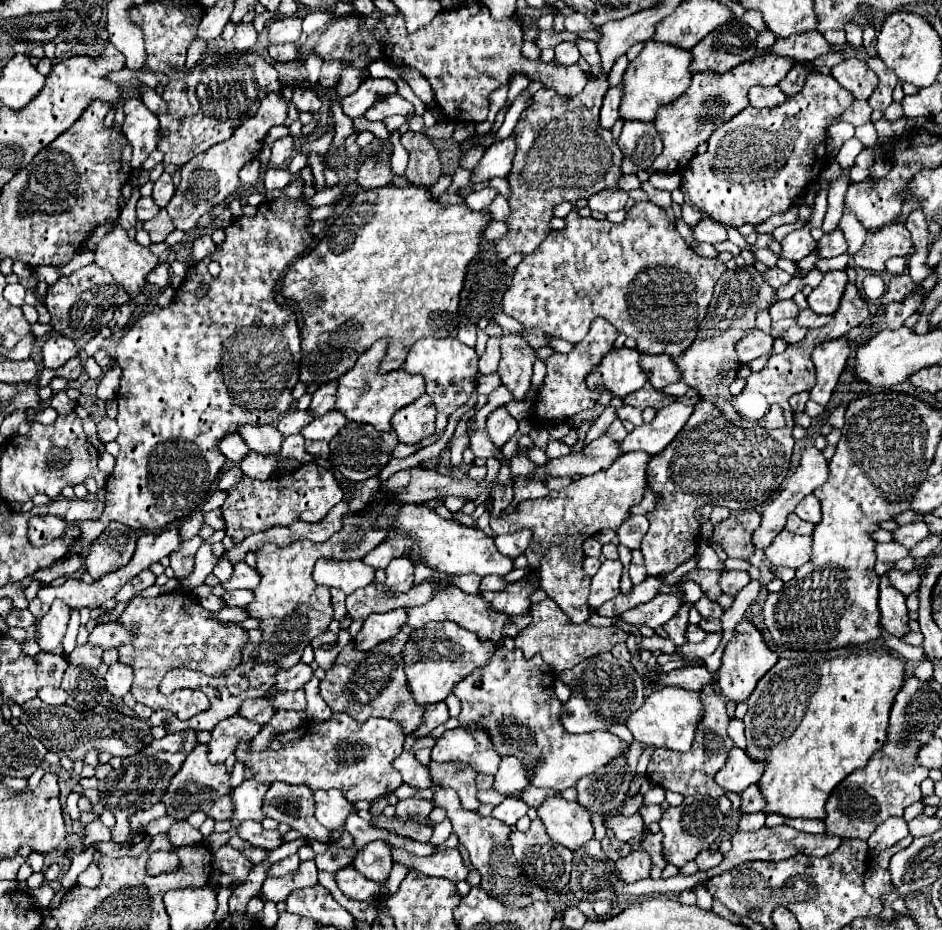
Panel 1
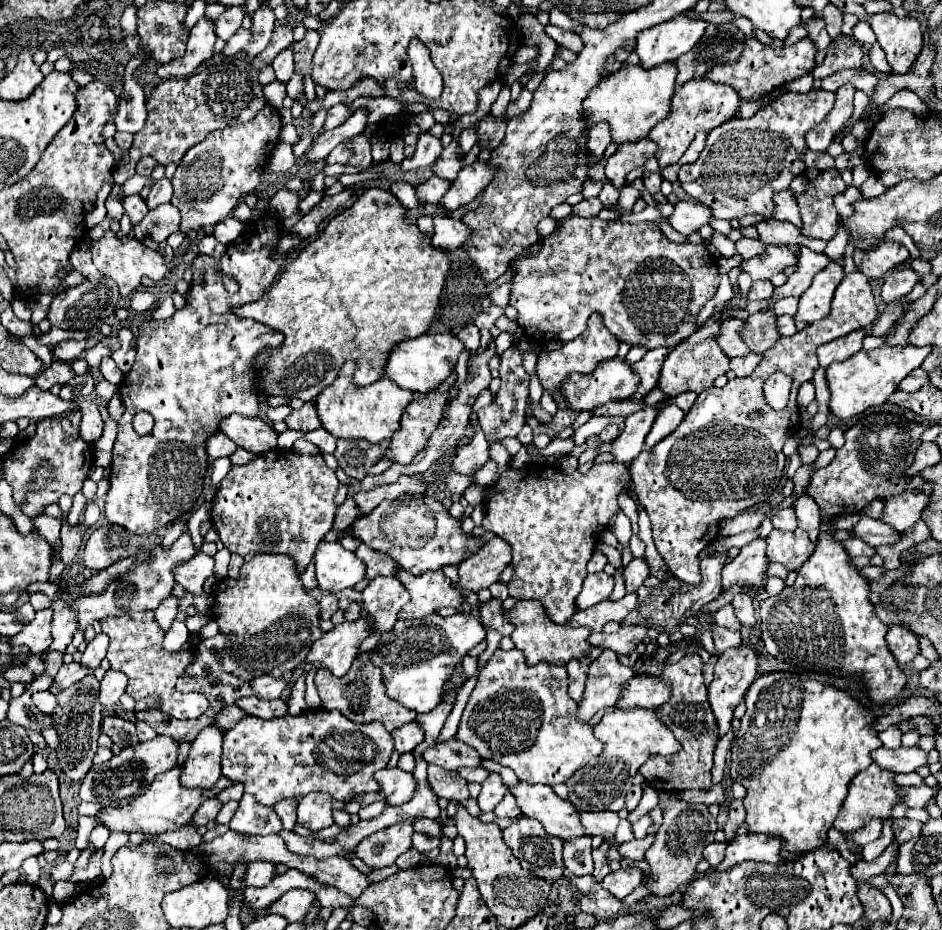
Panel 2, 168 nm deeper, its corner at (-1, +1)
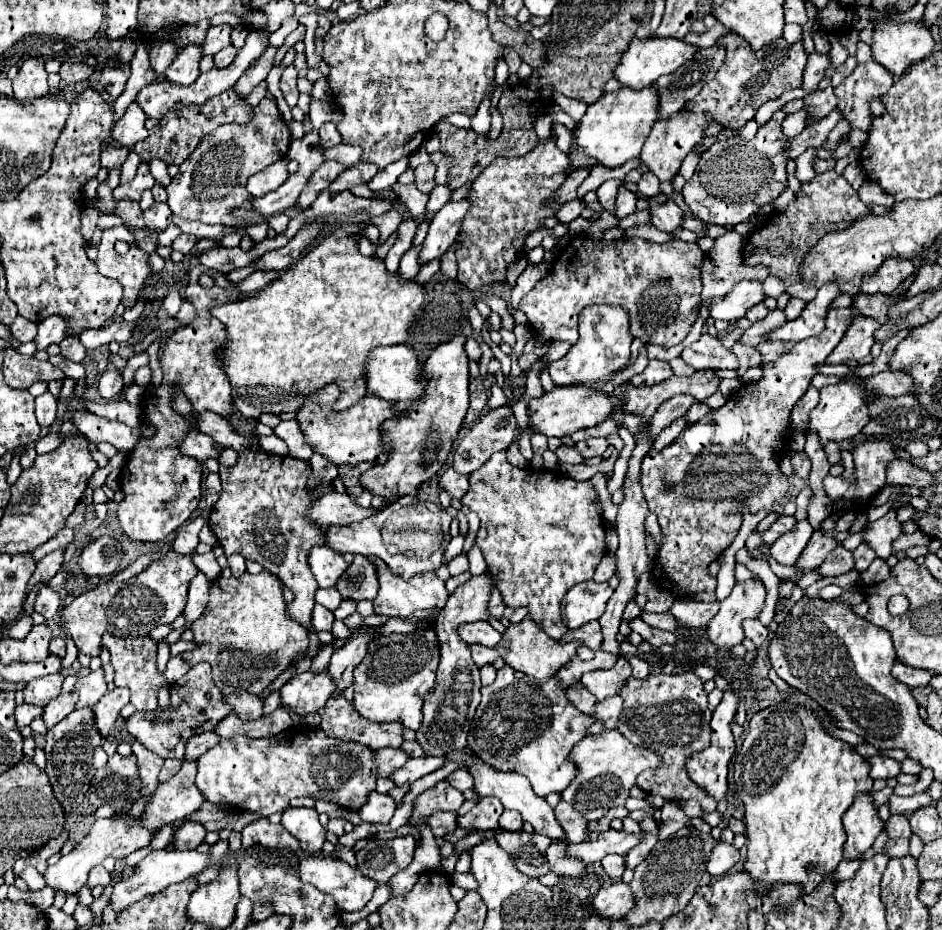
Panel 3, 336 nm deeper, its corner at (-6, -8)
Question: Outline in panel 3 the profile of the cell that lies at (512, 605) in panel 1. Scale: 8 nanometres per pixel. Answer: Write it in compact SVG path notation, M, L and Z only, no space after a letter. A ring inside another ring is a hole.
M471 646L471 654L473 654L473 660L479 668L493 664L501 656L499 648L487 648L487 646Z

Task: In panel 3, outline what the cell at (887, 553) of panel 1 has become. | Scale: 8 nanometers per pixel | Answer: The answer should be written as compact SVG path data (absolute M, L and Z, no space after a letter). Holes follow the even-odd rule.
M837 546L827 554L823 564L817 568L817 574L823 578L831 578L831 576L845 574L849 570L853 570L853 554L843 546Z

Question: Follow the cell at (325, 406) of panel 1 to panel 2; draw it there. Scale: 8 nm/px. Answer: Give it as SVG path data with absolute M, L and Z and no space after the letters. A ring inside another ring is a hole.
M314 401L304 403L302 409L296 409L292 415L288 415L286 423L290 429L296 429L296 431L310 431L310 429L318 429L322 425L320 417L316 413Z

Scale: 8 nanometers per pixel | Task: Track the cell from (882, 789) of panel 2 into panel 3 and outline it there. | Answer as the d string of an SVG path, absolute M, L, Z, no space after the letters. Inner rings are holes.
M859 794L855 804L845 812L843 826L847 842L843 844L843 860L859 860L881 832L881 820L873 806L871 794Z

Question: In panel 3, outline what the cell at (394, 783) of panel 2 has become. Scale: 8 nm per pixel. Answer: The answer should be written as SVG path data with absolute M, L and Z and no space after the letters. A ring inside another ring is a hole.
M371 792L367 796L367 802L359 808L359 818L369 824L379 824L379 822L389 822L395 812L395 802L387 798L387 794Z

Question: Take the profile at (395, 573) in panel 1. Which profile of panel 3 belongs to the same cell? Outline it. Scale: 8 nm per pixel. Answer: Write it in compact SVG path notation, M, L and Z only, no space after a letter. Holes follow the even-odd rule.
M357 632L351 634L351 638L345 642L343 648L335 650L327 674L335 682L333 694L343 694L351 684L353 684L353 668L363 660L363 654L367 652L367 644L375 640L373 634L367 632Z

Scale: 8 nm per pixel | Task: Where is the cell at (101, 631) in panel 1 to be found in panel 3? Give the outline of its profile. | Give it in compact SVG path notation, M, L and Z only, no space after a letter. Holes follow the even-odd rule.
M95 670L95 672L89 672L87 676L79 678L73 692L79 696L75 708L87 708L87 706L95 706L103 694L107 692L107 684L103 680L103 670Z

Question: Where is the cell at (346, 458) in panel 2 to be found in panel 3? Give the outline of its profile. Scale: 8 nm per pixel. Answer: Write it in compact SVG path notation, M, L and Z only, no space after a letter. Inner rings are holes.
M363 462L363 466L339 466L339 478L343 480L343 486L345 486L347 494L349 494L353 500L361 496L363 488L359 486L359 476L361 476L365 470L369 470L369 468L371 468L371 466L367 466L365 462Z

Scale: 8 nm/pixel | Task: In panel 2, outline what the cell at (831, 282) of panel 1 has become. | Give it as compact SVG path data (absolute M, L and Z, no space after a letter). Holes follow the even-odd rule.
M832 261L826 269L822 269L814 277L812 285L800 295L800 305L794 319L804 323L814 323L828 317L834 289L840 285L842 277L844 277L844 269L836 261Z

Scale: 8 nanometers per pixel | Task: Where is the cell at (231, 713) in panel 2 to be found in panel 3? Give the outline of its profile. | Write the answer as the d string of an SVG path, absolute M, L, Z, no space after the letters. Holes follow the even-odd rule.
M203 732L203 734L197 734L193 738L187 740L187 746L185 746L185 754L183 758L185 760L197 760L201 754L205 754L205 750L211 750L211 746L215 746L215 742L219 742L221 738L213 732Z

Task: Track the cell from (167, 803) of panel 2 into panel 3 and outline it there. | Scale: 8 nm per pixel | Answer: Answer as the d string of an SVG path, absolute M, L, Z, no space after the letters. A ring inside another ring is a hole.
M121 816L121 818L105 818L105 820L95 820L95 824L91 826L91 832L81 840L81 844L75 846L75 850L71 854L61 856L61 860L55 866L49 866L45 870L45 882L49 888L53 890L61 890L67 894L77 894L83 884L87 882L87 874L93 866L101 864L105 858L113 856L113 858L125 858L127 854L149 846L151 838L155 834L151 834L149 830L143 830L143 826L139 826L139 820L129 822L129 816Z

